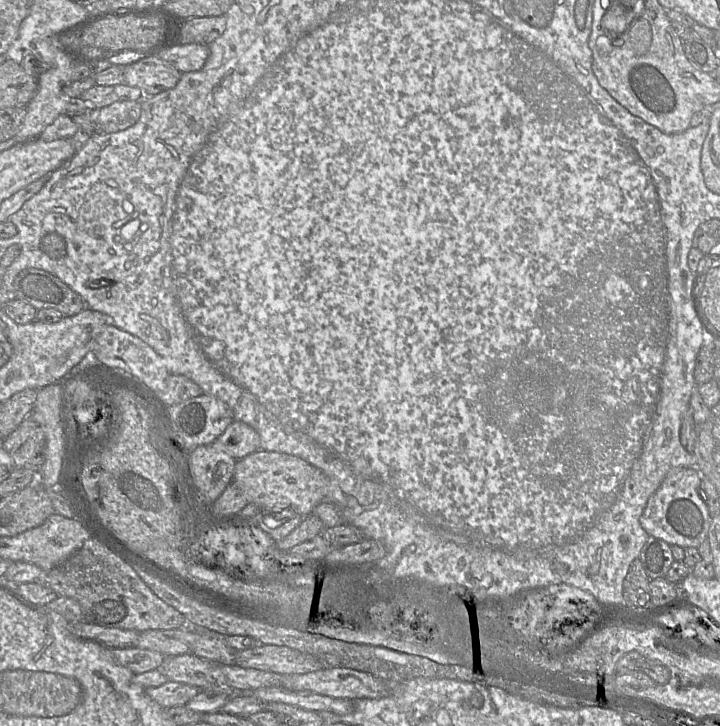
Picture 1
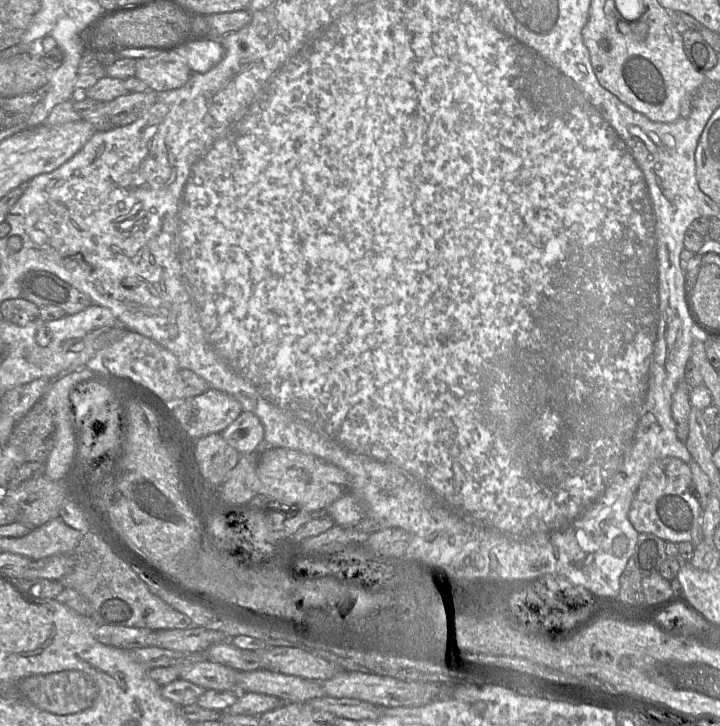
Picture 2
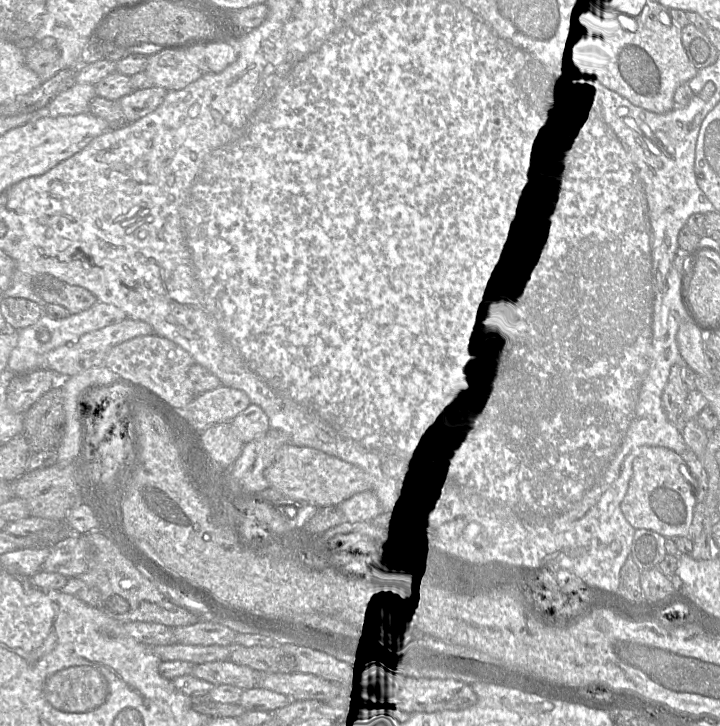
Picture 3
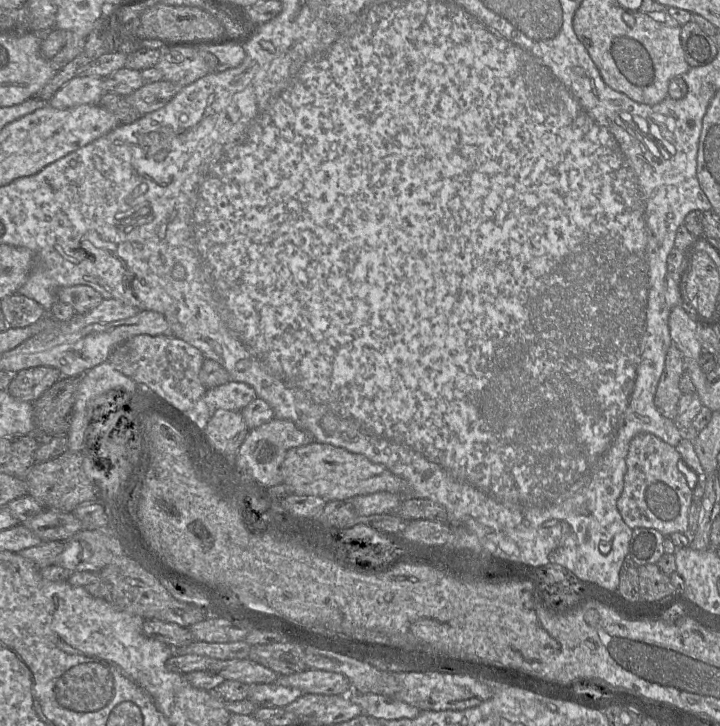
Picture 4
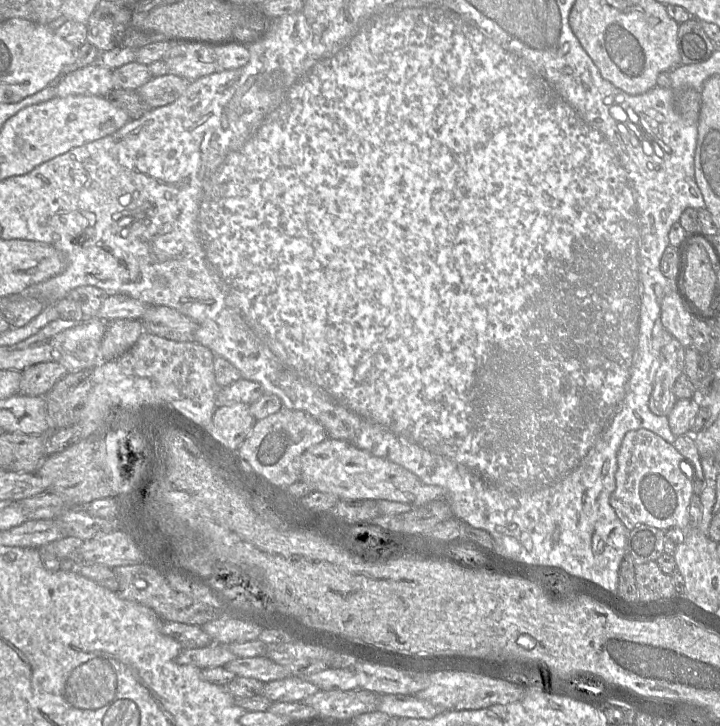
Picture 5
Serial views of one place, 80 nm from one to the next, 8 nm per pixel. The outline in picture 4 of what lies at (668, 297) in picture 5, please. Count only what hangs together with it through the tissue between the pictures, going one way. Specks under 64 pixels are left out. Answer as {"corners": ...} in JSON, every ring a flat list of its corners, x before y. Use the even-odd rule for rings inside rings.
{"corners":[[680,305,671,310,668,325,671,339,684,357,699,360,703,349,697,336,697,325]]}

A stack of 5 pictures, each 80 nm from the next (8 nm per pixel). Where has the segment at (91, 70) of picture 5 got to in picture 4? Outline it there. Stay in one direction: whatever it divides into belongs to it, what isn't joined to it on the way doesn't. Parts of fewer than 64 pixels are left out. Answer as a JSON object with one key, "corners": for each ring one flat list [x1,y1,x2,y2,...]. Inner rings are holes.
{"corners":[[75,76,53,95,49,106,64,110,79,105,99,104,103,95,102,79,94,76]]}

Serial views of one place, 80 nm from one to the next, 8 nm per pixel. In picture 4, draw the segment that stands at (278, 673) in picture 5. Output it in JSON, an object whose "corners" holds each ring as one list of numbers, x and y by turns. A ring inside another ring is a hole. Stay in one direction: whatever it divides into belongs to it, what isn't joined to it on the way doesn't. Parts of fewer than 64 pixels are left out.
{"corners":[[249,659,217,660,206,671,248,685,274,683,279,677,273,670]]}

